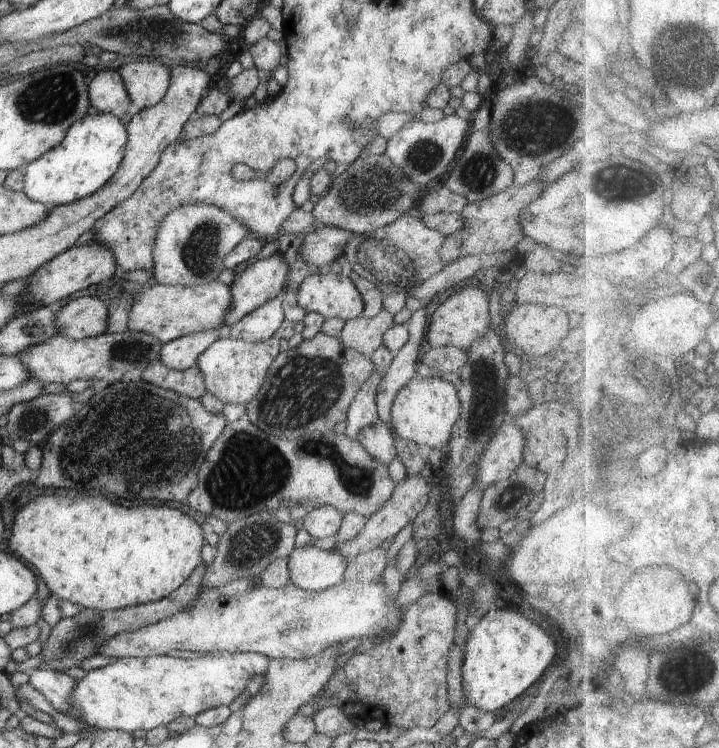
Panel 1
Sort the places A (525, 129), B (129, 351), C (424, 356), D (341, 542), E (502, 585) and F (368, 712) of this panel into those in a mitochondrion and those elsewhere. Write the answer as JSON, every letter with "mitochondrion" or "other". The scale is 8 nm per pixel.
{"A":"mitochondrion","B":"mitochondrion","C":"other","D":"other","E":"other","F":"other"}

